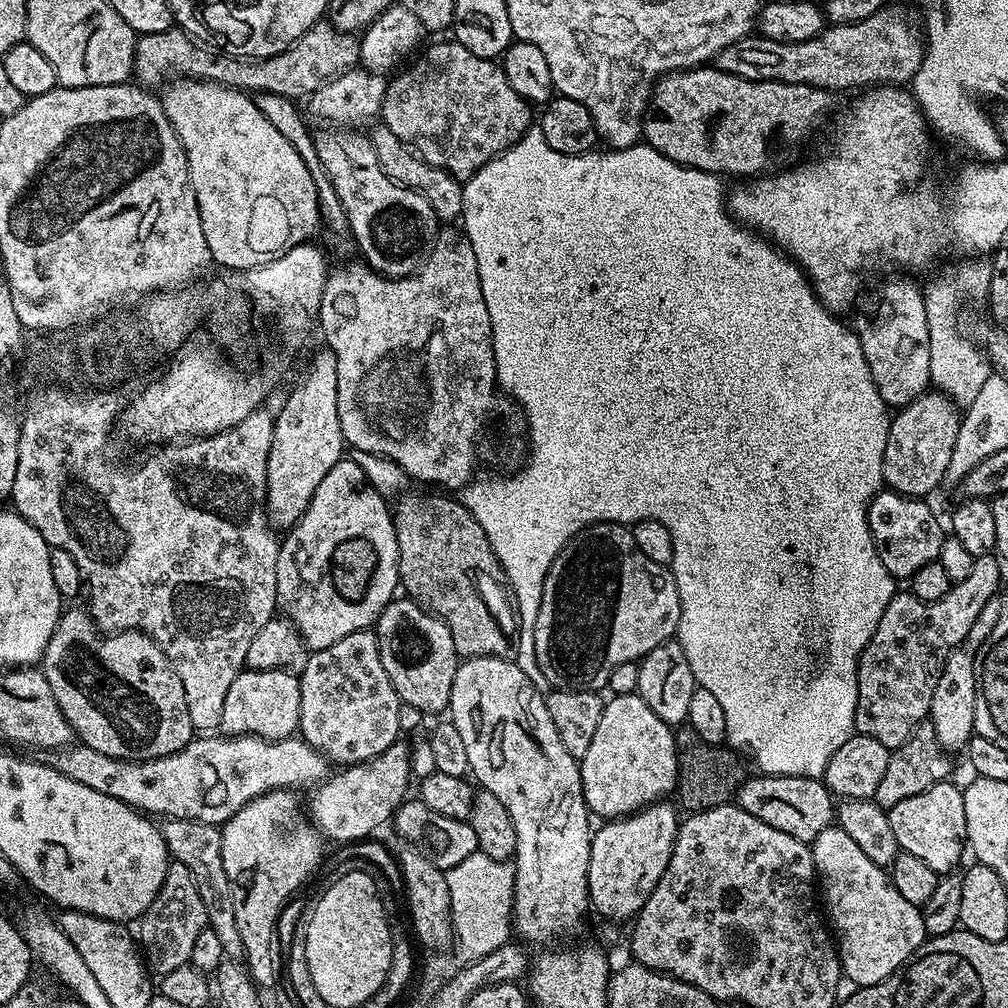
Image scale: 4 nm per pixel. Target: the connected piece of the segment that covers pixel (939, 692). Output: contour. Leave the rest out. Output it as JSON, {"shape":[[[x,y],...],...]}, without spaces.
{"shape":[[[999,599],[986,602],[986,606],[982,606],[977,620],[974,621],[974,626],[970,626],[970,634],[966,634],[966,638],[962,638],[962,642],[946,658],[944,669],[938,678],[938,686],[934,686],[930,719],[940,747],[945,750],[953,750],[952,748],[963,749],[974,734],[976,726],[974,722],[976,682],[978,679],[978,660],[976,655],[979,653],[980,647],[986,642],[986,638],[990,638],[990,630],[994,630],[994,626],[998,622],[999,613]]]}

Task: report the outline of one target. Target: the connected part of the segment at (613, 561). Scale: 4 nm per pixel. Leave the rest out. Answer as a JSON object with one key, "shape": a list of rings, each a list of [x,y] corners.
{"shape":[[[594,524],[579,532],[556,555],[544,579],[542,602],[534,622],[534,654],[538,670],[542,670],[545,685],[553,689],[599,693],[607,689],[614,666],[639,661],[659,644],[673,639],[679,626],[680,599],[671,571],[663,564],[650,561],[638,550],[625,525]]]}

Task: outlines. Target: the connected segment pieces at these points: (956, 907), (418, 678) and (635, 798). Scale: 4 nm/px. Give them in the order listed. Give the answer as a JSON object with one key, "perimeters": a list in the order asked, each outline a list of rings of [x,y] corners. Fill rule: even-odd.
{"perimeters":[[[[951,779],[930,786],[930,790],[922,790],[913,797],[903,798],[896,806],[889,809],[888,821],[890,830],[894,830],[894,838],[902,852],[914,854],[921,862],[926,862],[930,870],[940,876],[938,886],[934,886],[934,894],[930,894],[930,902],[922,905],[925,937],[945,936],[957,931],[960,924],[960,902],[962,886],[960,876],[946,876],[944,872],[952,872],[961,867],[960,859],[966,856],[966,806],[961,785],[952,784]]],[[[394,598],[376,619],[374,631],[378,642],[378,654],[382,658],[382,670],[386,670],[386,678],[390,678],[401,701],[416,706],[423,714],[445,711],[448,708],[448,699],[454,686],[454,674],[458,667],[456,647],[452,635],[448,633],[448,627],[432,613],[424,611],[415,600]]],[[[639,694],[630,696],[612,696],[602,710],[602,718],[598,718],[598,730],[594,730],[594,738],[590,742],[590,750],[579,760],[580,781],[584,797],[588,803],[588,811],[593,817],[623,818],[640,811],[650,804],[665,799],[667,792],[676,787],[676,737],[673,729],[650,706],[646,706]]]]}

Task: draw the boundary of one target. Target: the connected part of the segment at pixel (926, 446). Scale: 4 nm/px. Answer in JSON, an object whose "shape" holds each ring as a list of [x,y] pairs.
{"shape":[[[928,390],[901,407],[891,417],[886,438],[883,483],[891,491],[913,498],[927,497],[927,492],[945,483],[961,417],[952,401],[936,390]]]}

